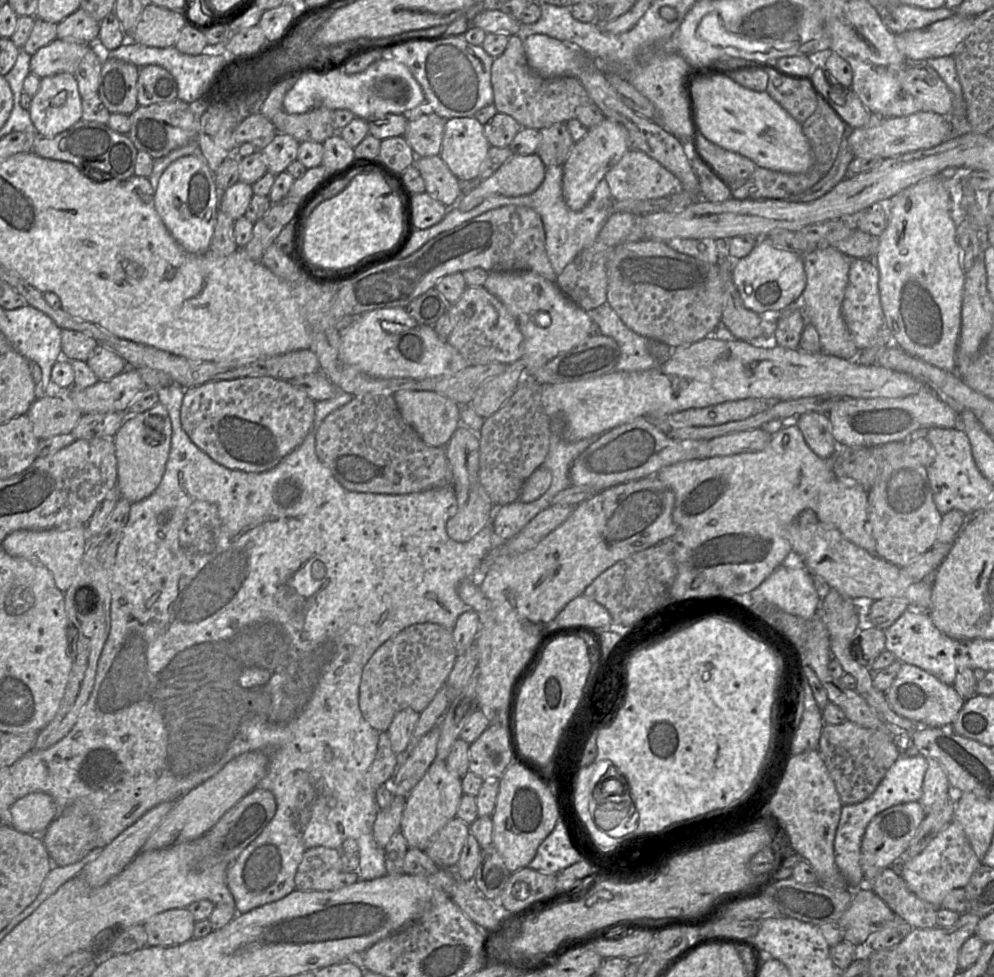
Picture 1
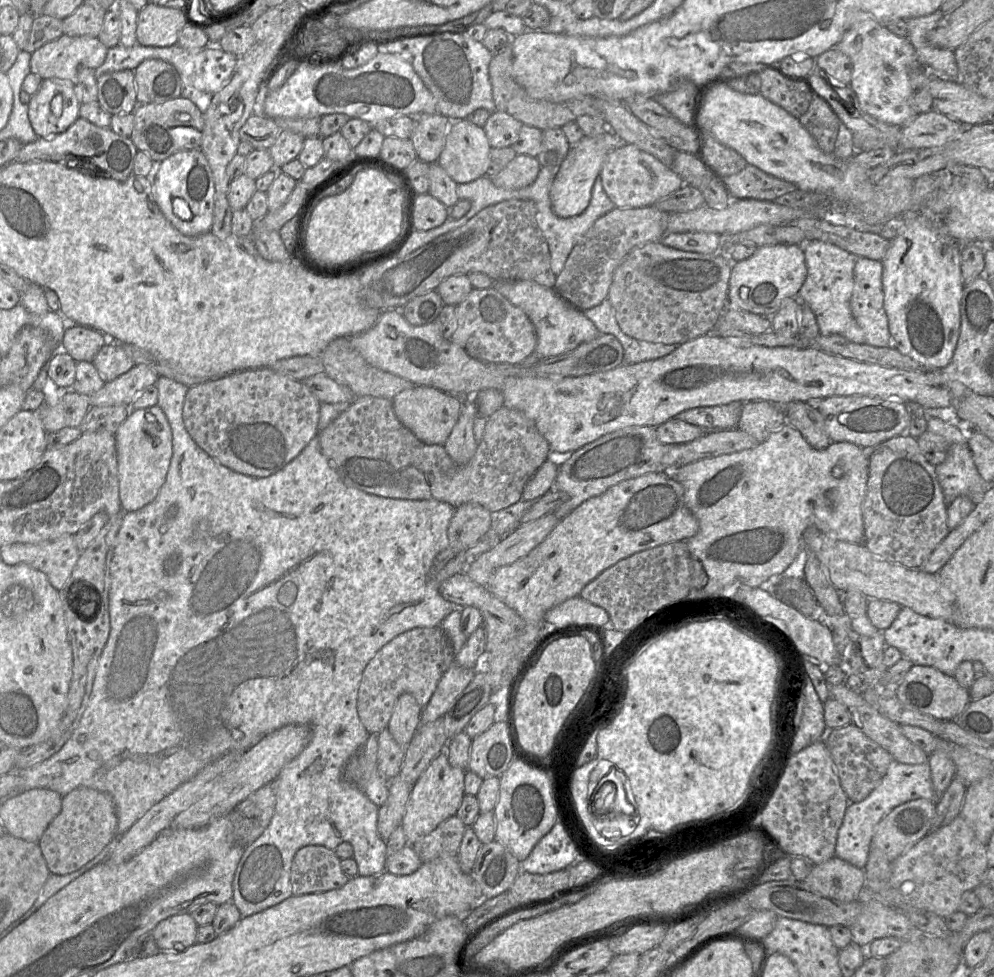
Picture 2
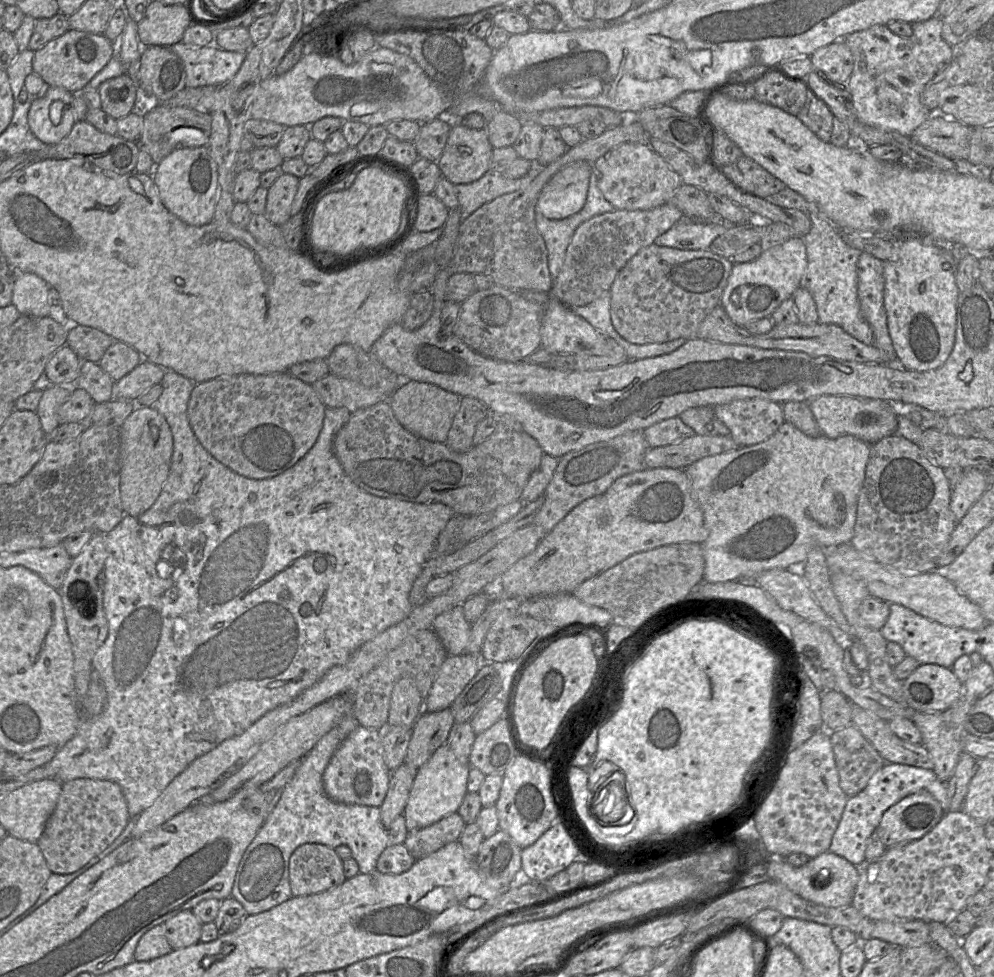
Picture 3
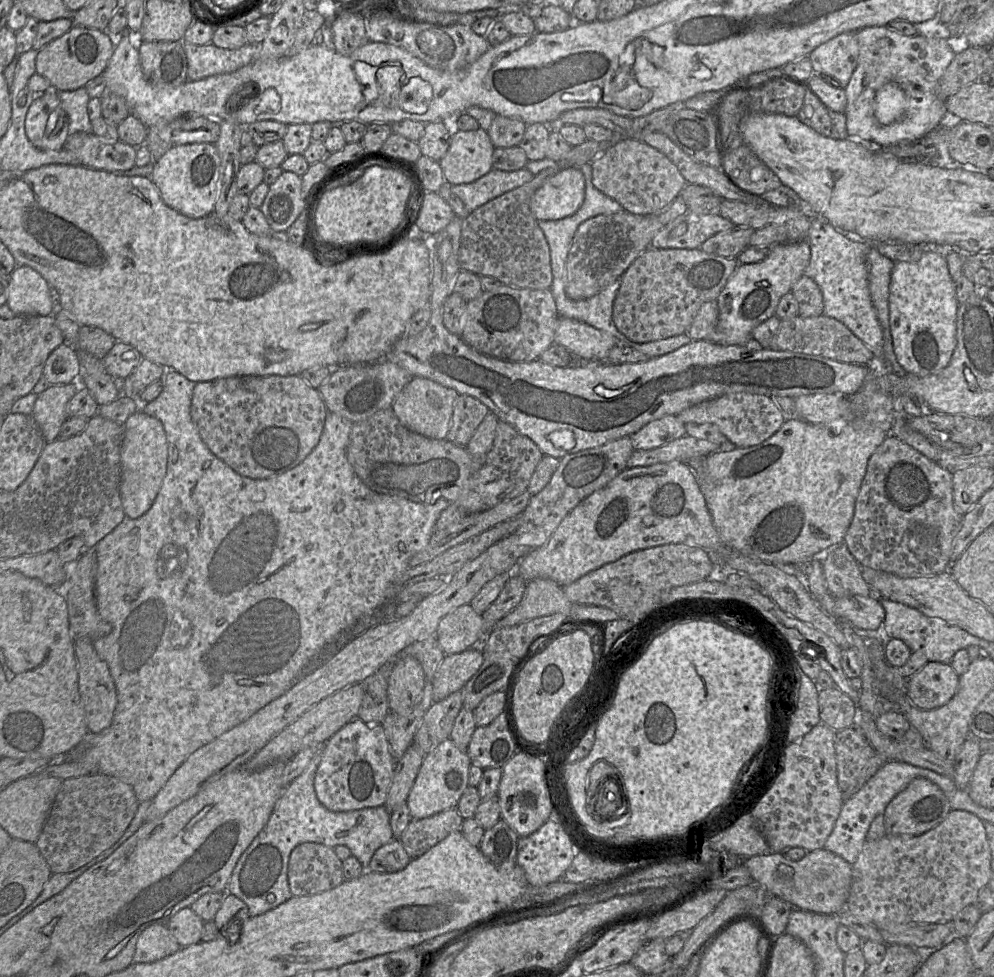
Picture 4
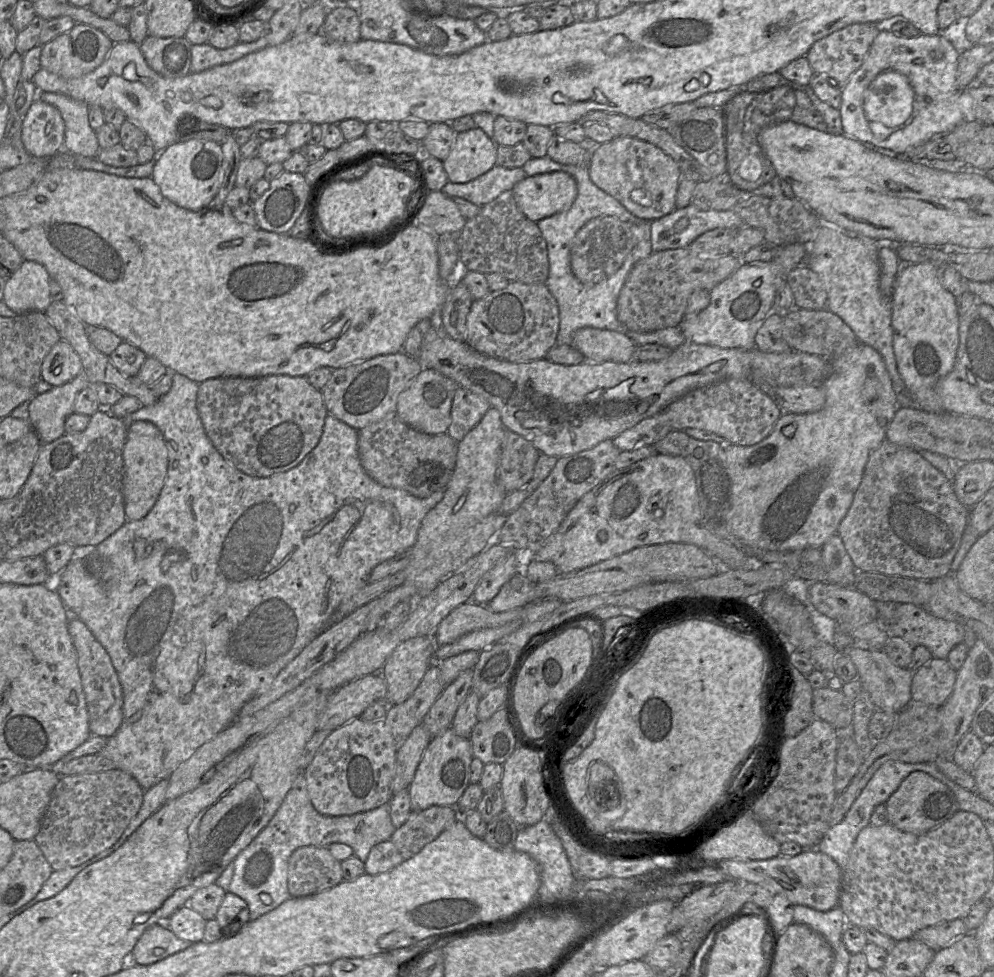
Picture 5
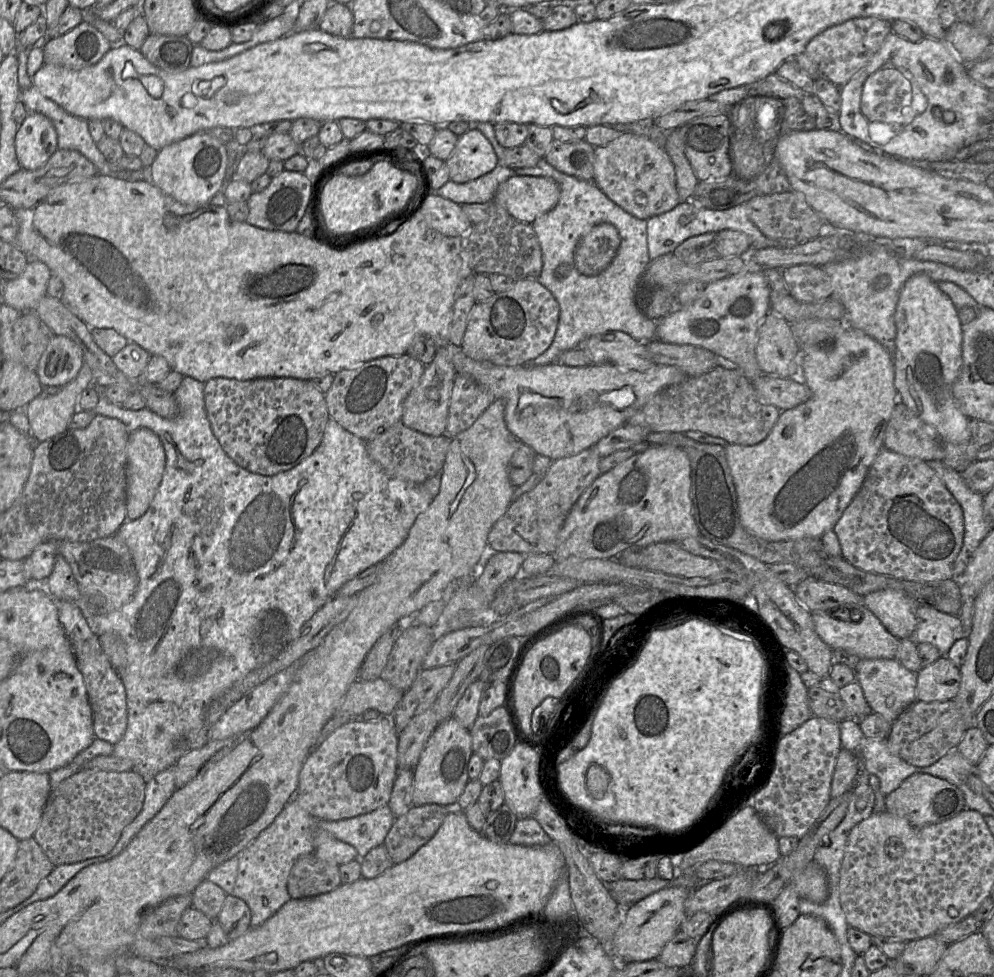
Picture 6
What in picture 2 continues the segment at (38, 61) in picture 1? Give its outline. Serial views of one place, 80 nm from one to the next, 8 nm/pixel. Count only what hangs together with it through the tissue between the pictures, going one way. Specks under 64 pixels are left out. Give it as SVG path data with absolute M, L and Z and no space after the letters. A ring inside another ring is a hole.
M61 35L31 54L30 70L42 80L69 80L76 85L79 69L99 68L106 59L108 49L98 37Z

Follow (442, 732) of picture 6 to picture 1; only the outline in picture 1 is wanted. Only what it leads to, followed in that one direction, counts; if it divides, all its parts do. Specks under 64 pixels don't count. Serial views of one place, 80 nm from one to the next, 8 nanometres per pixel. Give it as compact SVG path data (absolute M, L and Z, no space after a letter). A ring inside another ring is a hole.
M435 759L406 797L400 831L408 846L424 851L431 838L456 817L463 794L461 777L454 775L448 769L446 761Z

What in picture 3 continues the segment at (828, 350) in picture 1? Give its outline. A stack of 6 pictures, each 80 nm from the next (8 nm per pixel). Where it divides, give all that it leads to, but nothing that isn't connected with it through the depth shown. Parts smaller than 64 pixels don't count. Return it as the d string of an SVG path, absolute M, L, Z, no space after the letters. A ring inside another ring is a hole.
M812 206L809 214L811 228L802 238L806 245L808 265L800 286L812 295L818 312L818 322L835 324L855 339L873 345L873 332L862 315L858 298L857 262L861 251L848 245L840 234L840 228Z

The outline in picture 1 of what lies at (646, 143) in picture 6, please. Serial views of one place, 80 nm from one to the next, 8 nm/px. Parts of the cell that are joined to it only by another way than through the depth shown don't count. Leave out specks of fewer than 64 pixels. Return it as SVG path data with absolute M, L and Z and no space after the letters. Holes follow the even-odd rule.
M630 149L605 175L613 200L649 200L683 191L680 180L644 152Z

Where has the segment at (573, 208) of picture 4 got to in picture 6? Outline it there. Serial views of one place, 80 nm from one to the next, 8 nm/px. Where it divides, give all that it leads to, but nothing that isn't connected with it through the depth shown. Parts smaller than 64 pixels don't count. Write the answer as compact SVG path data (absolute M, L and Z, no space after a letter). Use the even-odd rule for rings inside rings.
M515 175L498 186L493 201L496 206L504 208L515 219L532 224L536 218L552 210L559 198L559 185L552 178Z

